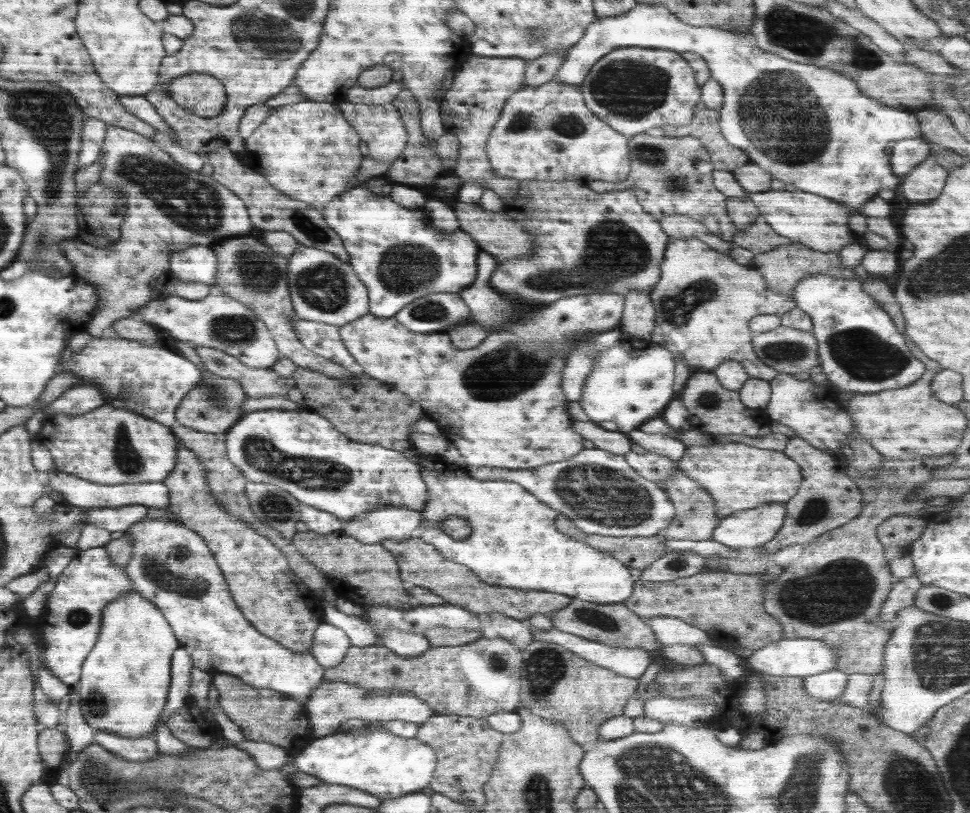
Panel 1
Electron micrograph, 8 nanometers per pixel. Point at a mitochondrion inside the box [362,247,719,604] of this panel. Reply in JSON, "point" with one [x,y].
{"point":[606,496]}

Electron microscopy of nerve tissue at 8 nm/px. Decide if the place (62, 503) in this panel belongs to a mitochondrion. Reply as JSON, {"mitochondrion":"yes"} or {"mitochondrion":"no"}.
{"mitochondrion":"no"}

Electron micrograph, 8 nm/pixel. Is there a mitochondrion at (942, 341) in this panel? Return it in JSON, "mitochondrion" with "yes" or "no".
{"mitochondrion":"no"}

